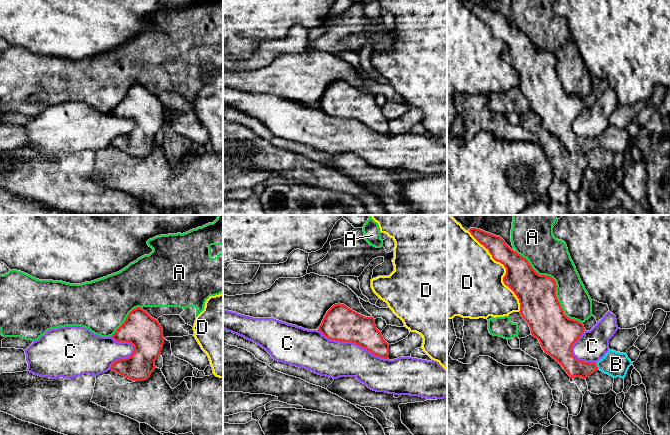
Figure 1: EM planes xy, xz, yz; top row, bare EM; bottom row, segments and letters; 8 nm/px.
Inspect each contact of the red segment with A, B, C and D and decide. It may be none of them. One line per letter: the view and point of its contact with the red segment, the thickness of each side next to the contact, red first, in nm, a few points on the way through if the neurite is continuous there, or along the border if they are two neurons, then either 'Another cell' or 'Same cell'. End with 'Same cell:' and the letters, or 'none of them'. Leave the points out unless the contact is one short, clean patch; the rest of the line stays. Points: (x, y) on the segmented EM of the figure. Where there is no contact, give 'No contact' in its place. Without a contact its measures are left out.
A: Touches red at yz (556, 285). Thickness 320 nm (red) against 300 nm. Another cell
B: Touches red at yz (596, 366). Thickness 140 nm (red) against 200 nm. Same cell
C: Touches red at xz (352, 342). Thickness 280 nm (red) against 300 nm. Another cell
D: Touches red at yz (506, 270). Thickness 260 nm (red) against 420 nm. Another cell
Same cell: B

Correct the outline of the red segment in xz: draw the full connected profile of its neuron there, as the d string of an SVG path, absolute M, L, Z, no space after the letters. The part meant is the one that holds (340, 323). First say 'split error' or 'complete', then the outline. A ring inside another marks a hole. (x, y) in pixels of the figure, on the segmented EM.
complete; M335 304L327 311L318 331L330 340L352 342L375 356L388 359L389 344L376 328L375 319L365 317L344 304Z

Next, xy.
complete; M137 307L129 313L112 338L131 343L134 351L130 357L115 361L110 370L135 382L147 380L156 368L155 360L161 355L165 340L158 320Z

